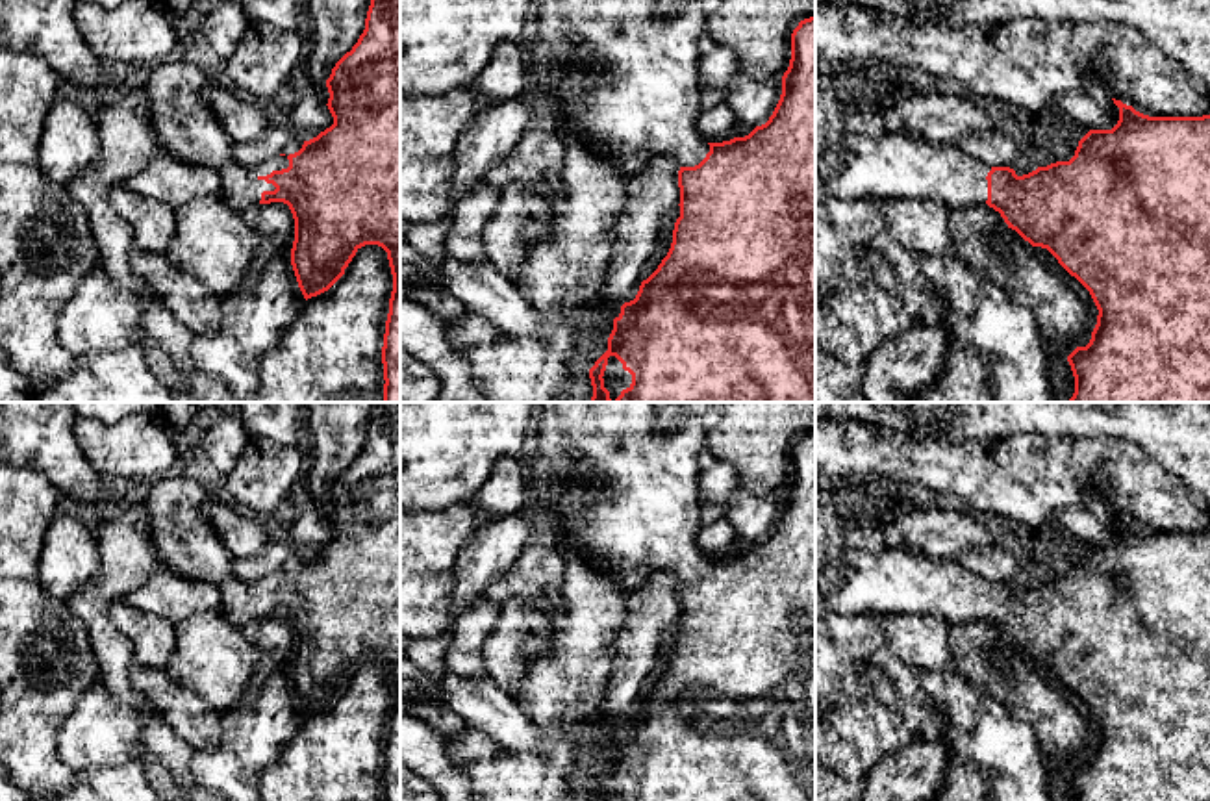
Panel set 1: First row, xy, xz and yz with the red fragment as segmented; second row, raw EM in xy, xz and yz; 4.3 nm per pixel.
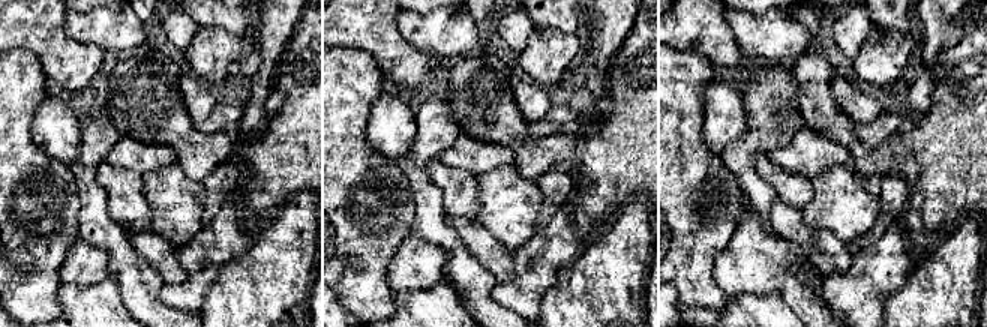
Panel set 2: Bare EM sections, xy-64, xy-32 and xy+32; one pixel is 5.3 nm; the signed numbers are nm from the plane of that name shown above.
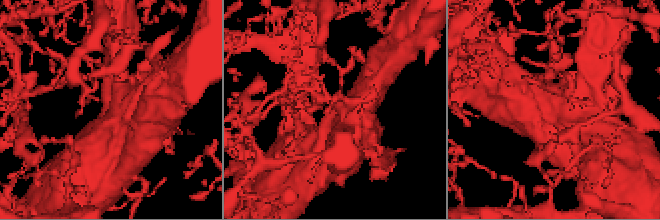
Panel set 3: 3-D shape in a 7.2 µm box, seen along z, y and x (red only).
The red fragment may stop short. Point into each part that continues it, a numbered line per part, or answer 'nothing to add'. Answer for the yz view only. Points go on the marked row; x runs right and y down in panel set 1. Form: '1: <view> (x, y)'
1: yz (855, 154)

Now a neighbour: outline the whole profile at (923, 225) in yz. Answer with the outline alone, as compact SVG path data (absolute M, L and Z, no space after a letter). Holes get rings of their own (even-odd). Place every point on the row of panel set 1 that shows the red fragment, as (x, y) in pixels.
M938 198L878 200L891 235L910 250L958 258L951 208Z

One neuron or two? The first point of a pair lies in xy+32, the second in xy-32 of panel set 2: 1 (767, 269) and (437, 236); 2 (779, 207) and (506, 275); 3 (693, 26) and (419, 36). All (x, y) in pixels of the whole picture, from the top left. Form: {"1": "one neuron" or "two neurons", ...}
{"1": "two neurons", "2": "one neuron", "3": "two neurons"}

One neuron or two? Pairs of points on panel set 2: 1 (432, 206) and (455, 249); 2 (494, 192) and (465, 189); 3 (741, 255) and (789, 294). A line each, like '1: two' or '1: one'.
1: one
2: two
3: one

